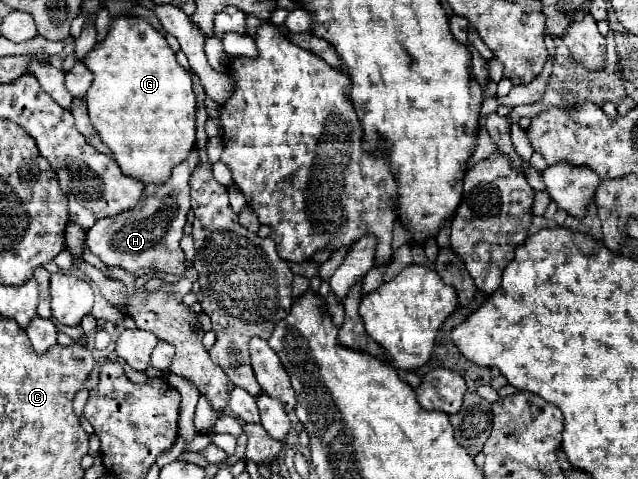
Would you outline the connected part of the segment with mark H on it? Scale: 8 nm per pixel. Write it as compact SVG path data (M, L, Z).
M197 149L193 155L177 165L165 185L147 185L141 203L133 211L125 211L121 215L101 219L95 223L87 237L85 245L95 253L107 267L119 267L133 275L149 275L153 271L155 277L177 277L185 273L185 255L179 247L183 237L183 225L189 205L189 177L193 167L197 165Z

